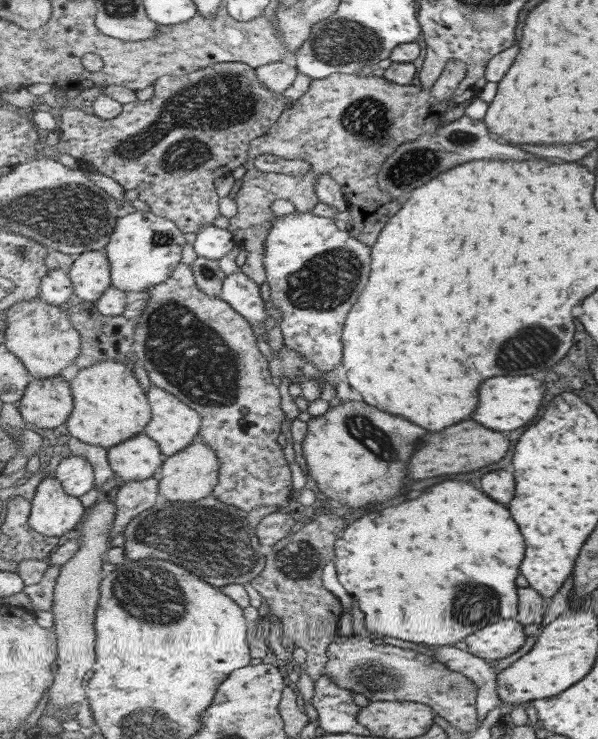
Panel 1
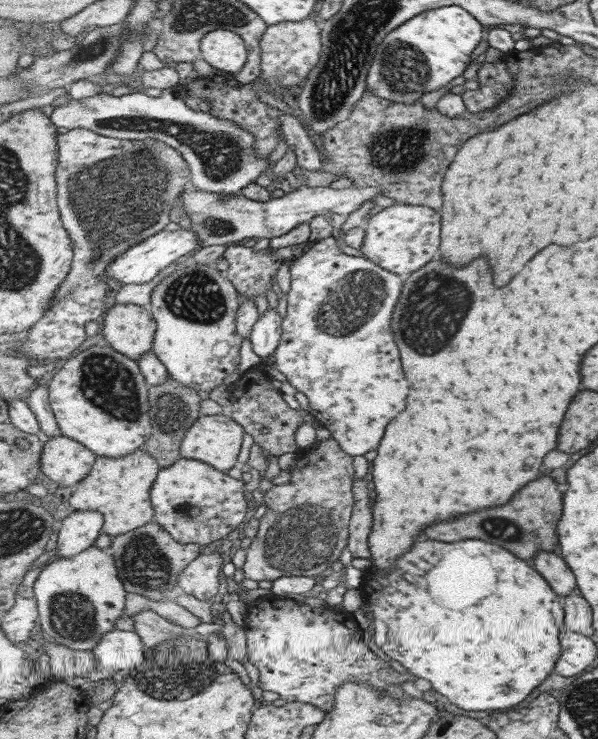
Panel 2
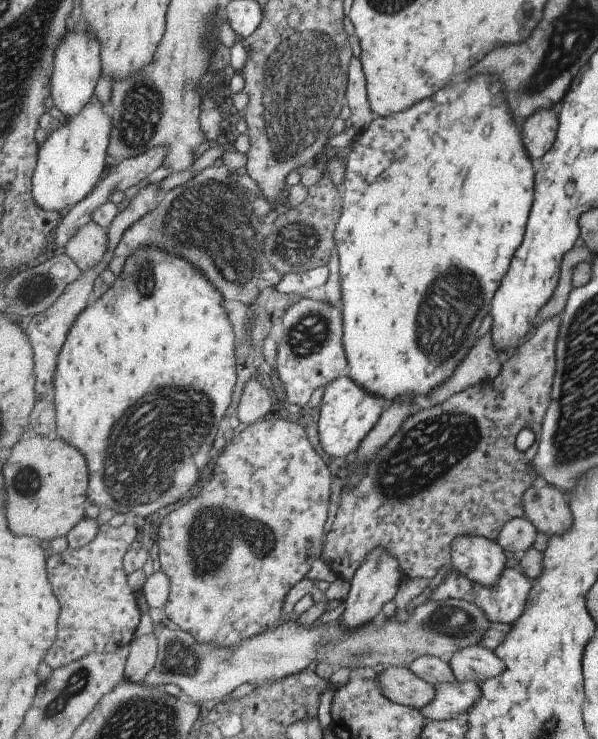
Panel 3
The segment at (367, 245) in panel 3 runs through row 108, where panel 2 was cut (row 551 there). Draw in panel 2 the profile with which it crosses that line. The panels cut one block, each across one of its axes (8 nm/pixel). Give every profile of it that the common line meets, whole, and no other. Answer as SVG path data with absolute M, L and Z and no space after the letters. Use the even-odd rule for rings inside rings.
M425 540L401 555L390 573L382 573L375 564L363 572L359 591L374 617L377 647L410 673L429 680L459 708L507 711L527 700L563 656L564 598L554 592L542 573L503 546L483 540L461 540L457 544Z

